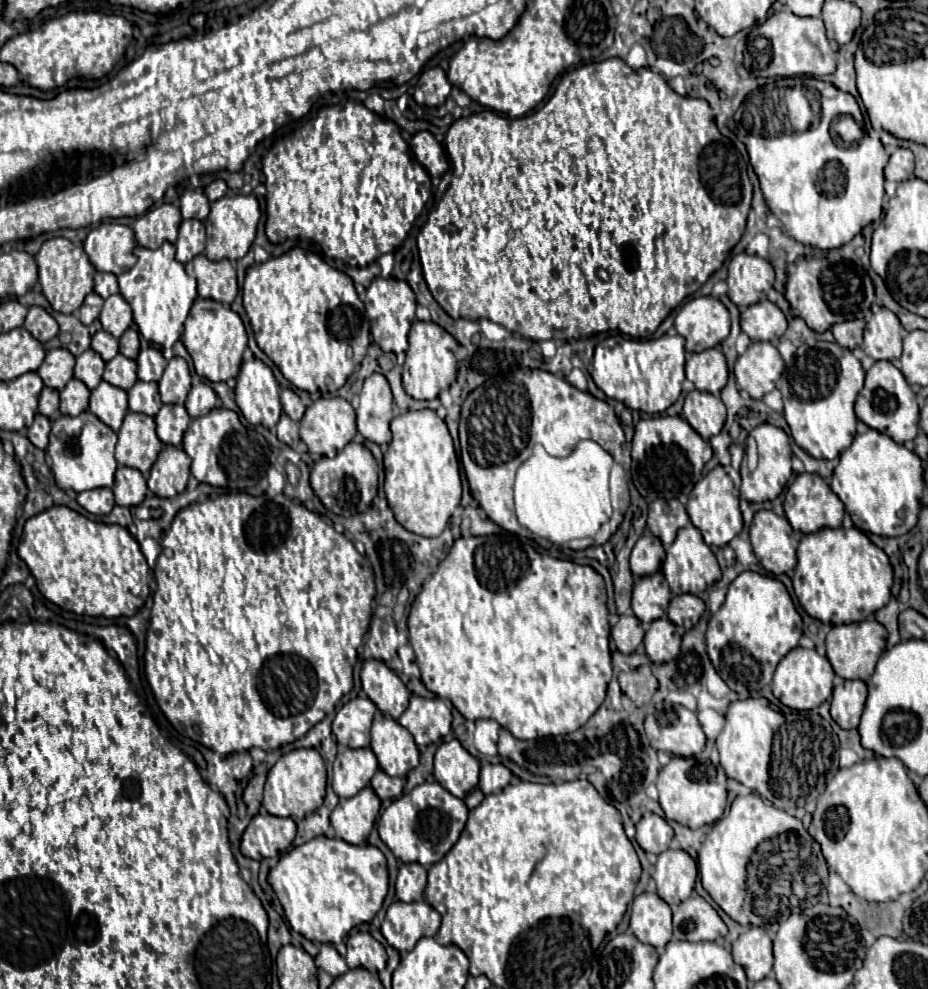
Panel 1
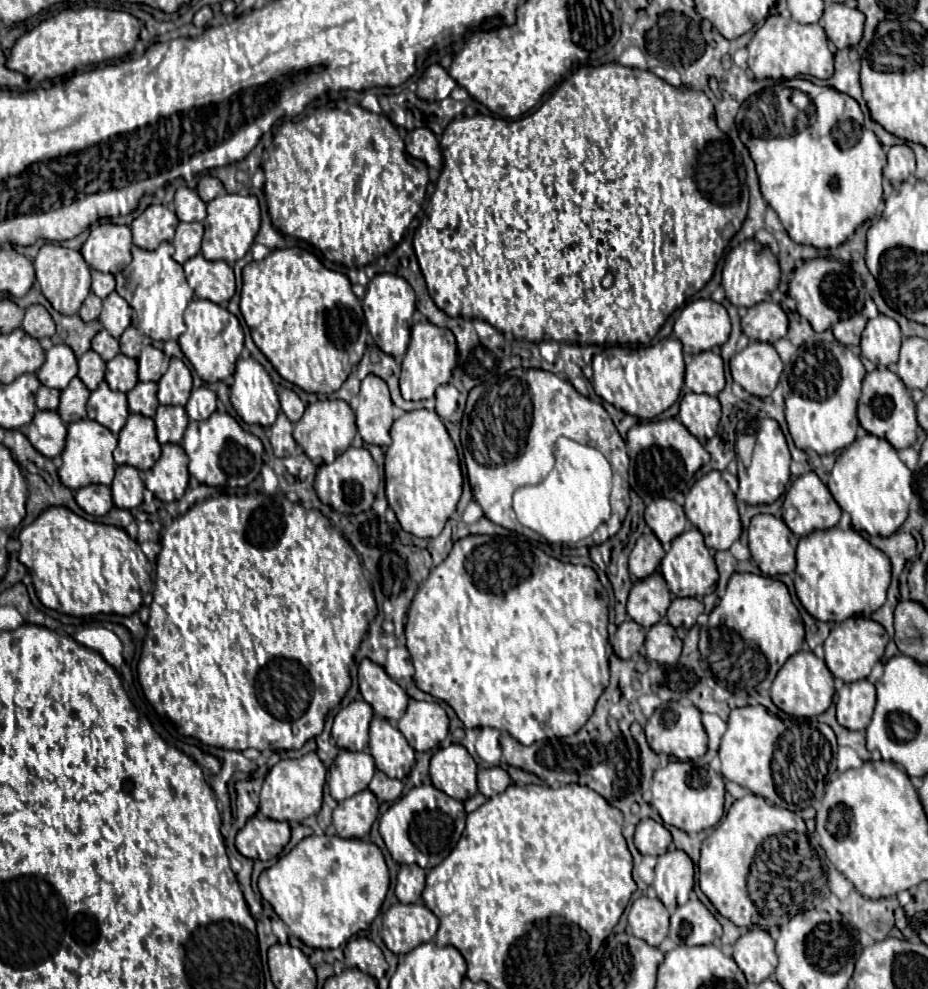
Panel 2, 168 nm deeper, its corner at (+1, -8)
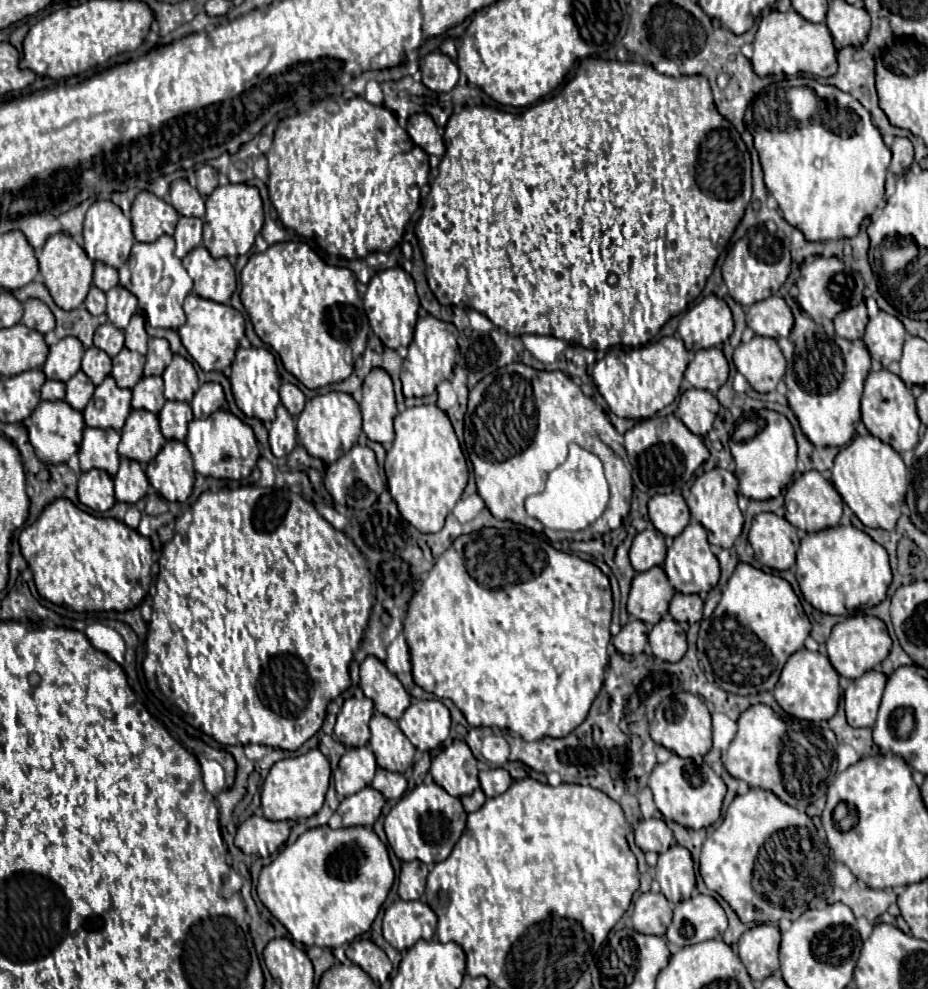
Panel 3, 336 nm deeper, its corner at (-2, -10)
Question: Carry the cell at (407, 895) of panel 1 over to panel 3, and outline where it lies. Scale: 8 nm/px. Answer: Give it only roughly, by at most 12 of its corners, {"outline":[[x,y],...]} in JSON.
{"outline":[[420,861],[402,863],[398,895],[420,899],[428,867]]}

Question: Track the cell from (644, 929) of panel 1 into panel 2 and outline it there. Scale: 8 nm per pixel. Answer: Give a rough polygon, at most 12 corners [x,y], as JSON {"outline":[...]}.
{"outline":[[657,897],[629,909],[635,937],[659,945],[669,933],[669,911]]}

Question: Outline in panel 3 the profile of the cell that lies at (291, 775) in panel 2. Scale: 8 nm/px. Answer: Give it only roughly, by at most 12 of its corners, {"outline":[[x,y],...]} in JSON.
{"outline":[[320,749],[274,763],[262,811],[296,821],[322,809],[330,763]]}

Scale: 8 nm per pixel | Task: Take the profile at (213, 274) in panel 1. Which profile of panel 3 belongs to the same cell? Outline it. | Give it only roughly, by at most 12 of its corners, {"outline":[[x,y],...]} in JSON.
{"outline":[[192,249],[182,263],[196,295],[230,301],[236,273],[228,259]]}

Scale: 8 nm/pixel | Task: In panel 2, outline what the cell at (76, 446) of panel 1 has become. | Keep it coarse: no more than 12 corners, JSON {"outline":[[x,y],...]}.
{"outline":[[91,419],[67,427],[59,477],[111,485],[117,435]]}

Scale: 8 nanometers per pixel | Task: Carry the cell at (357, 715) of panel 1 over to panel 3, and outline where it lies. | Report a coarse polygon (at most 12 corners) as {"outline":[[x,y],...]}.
{"outline":[[346,699],[334,737],[346,747],[370,741],[370,699]]}

